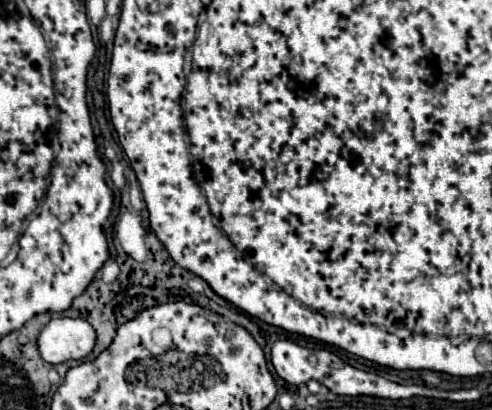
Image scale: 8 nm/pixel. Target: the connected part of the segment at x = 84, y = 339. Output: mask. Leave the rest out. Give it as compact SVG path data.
M61 317L53 319L39 333L39 353L51 365L79 361L93 351L95 341L95 329L85 319Z

